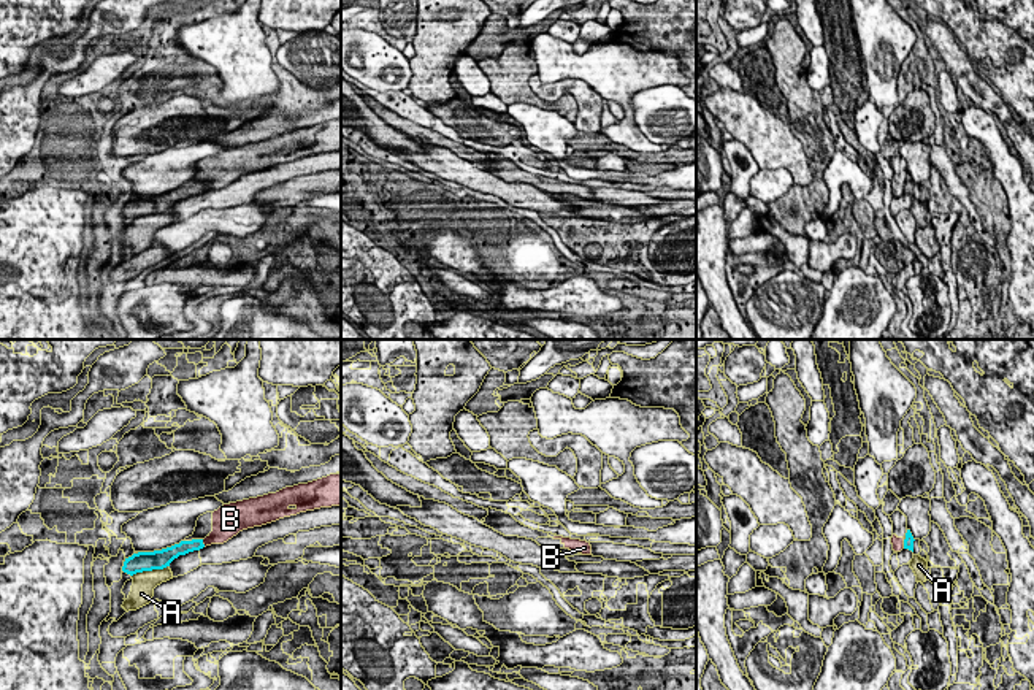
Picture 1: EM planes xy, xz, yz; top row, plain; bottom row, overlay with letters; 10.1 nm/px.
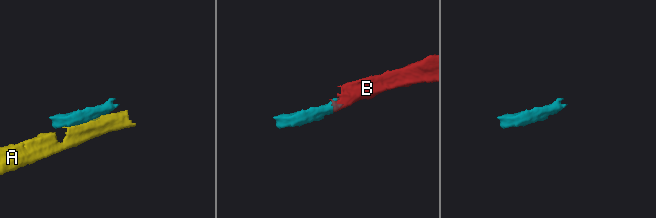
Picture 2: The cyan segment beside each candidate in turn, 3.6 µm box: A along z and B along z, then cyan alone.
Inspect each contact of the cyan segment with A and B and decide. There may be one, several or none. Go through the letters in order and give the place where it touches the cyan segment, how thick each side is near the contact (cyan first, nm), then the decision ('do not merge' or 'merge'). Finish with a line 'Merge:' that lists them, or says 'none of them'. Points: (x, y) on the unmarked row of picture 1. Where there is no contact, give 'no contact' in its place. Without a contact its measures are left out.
A: contact xy (149, 214); calibres 200 and 240 nm; do not merge
B: contact yz (904, 189); calibres 100 and 130 nm; do not merge
Merge: none of them

